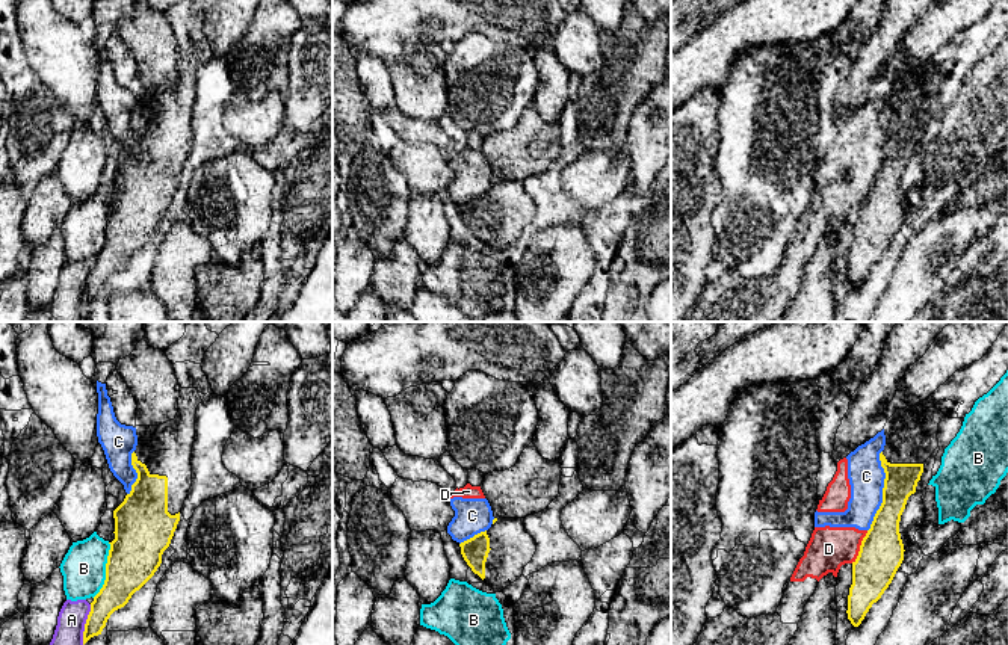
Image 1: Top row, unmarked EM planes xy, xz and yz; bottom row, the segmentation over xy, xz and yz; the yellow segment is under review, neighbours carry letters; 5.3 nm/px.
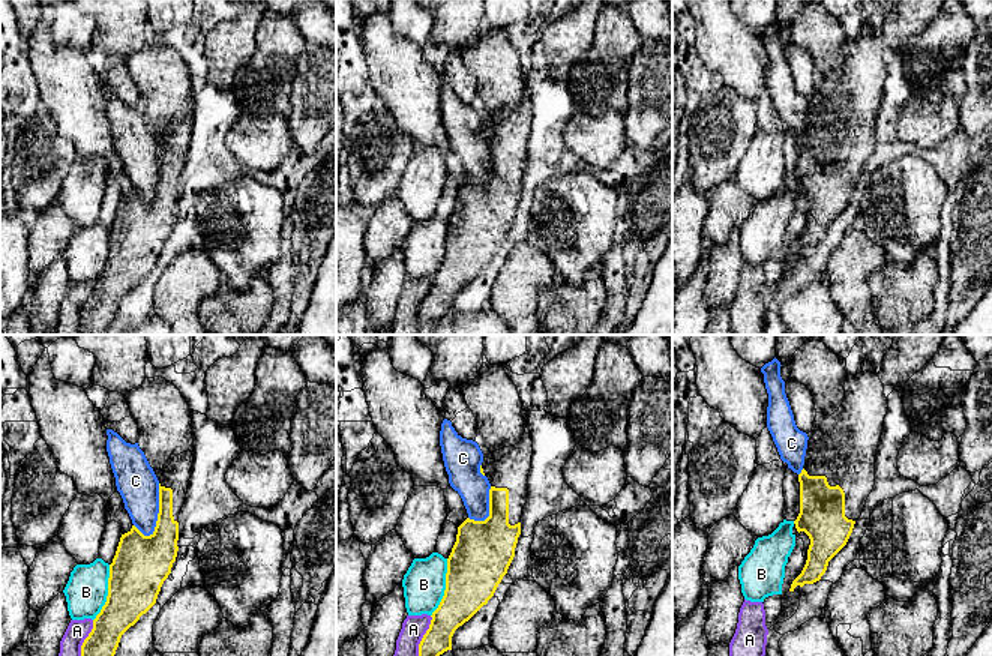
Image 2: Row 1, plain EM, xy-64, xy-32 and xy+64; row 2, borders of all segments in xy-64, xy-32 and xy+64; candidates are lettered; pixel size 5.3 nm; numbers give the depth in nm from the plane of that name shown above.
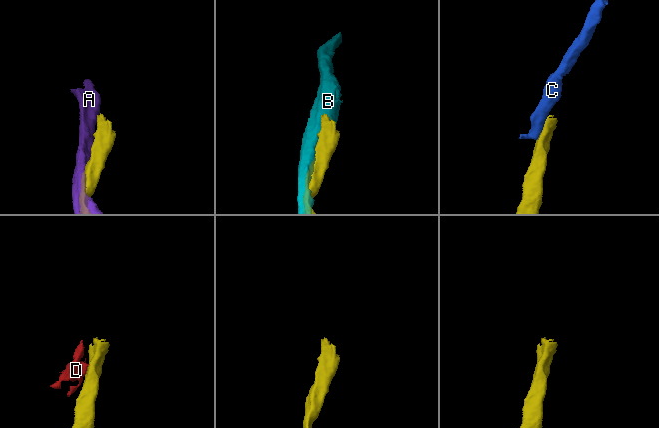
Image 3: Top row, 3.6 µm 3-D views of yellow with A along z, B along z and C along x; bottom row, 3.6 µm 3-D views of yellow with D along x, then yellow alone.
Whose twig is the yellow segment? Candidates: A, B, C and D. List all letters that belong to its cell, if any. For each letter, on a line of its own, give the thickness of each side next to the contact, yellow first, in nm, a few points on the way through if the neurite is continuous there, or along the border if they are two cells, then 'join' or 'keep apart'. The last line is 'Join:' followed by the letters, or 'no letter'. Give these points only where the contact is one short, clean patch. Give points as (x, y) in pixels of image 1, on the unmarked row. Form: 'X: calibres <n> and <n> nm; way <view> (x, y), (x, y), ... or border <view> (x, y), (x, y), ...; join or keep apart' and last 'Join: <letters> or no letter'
A: calibres 160 and 180 nm; keep apart
B: calibres 280 and 240 nm; keep apart
C: calibres 180 and 190 nm; border yz (881, 112), (880, 123), (884, 135), (883, 163), (868, 192); keep apart
D: calibres 240 and 220 nm; border yz (868, 192), (859, 216), (851, 224); keep apart
Join: no letter

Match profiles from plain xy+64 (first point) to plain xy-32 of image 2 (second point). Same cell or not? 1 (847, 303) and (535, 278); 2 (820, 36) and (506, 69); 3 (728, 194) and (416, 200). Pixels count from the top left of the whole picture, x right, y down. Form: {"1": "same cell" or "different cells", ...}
{"1": "same cell", "2": "same cell", "3": "different cells"}

